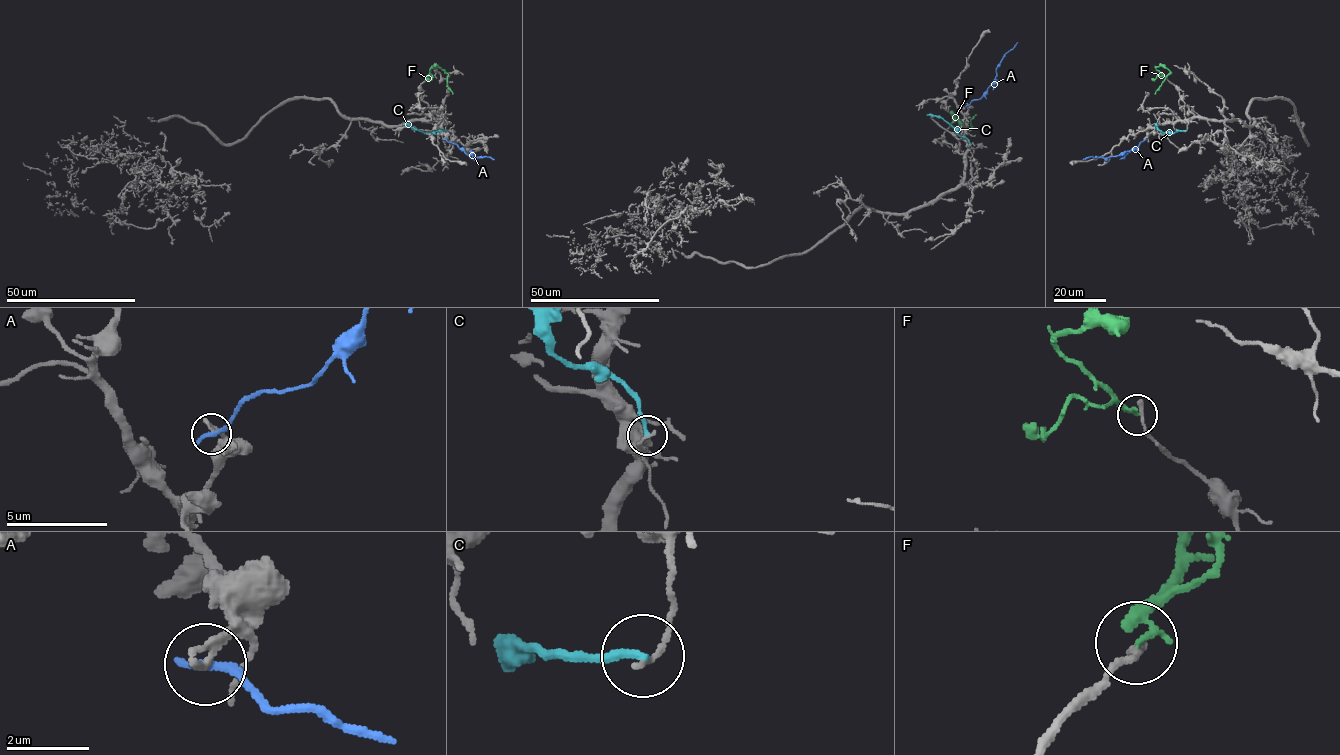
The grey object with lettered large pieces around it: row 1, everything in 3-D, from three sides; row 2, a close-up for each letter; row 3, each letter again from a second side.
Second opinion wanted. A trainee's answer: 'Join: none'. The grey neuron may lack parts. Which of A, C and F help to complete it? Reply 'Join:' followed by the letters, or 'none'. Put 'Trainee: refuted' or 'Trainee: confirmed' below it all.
Join: none
Trainee: confirmed

